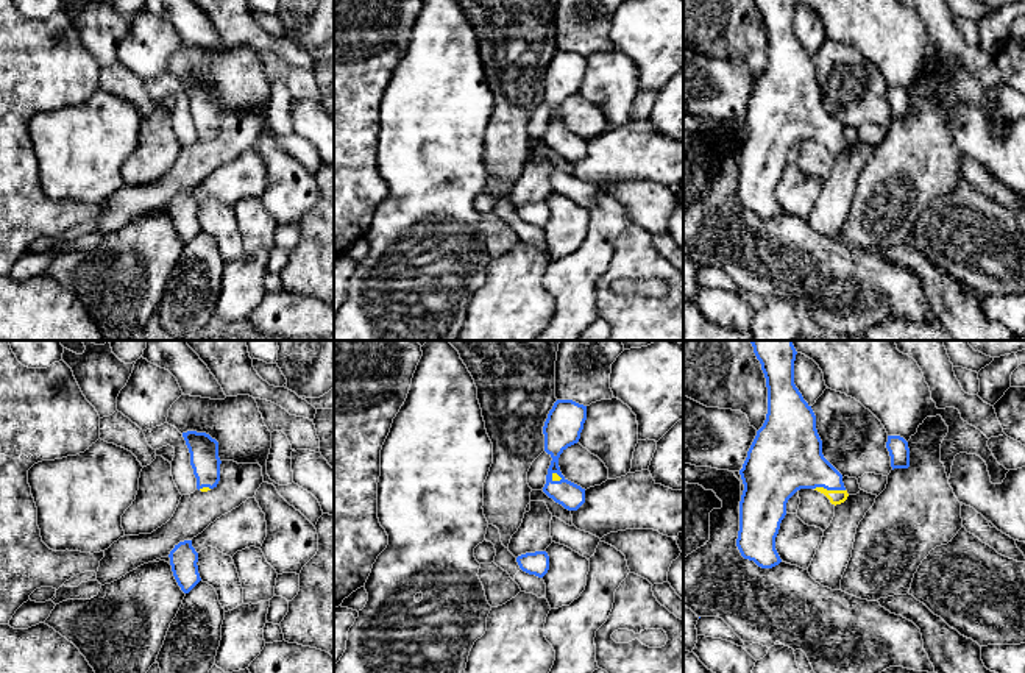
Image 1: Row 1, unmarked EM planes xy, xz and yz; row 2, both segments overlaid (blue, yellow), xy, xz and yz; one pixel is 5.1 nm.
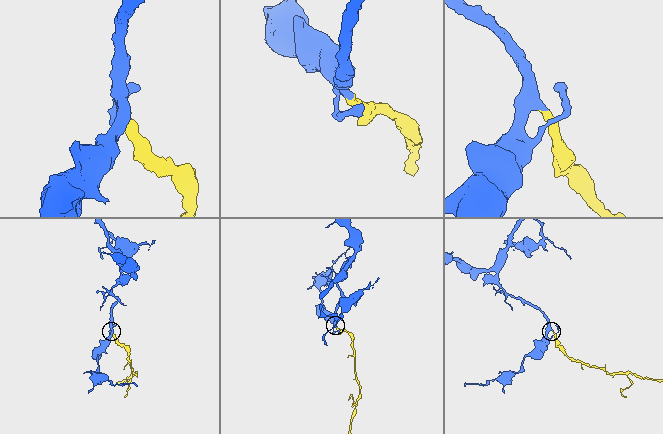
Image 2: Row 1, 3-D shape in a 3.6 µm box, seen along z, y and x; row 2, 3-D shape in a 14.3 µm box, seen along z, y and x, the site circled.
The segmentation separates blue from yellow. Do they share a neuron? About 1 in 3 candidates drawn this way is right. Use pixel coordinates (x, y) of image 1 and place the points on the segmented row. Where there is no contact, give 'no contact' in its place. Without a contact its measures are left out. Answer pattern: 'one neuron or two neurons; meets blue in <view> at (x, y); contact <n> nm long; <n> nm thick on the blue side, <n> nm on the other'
one neuron; meets blue in yz at (830, 489); contact 160 nm long; 320 nm thick on the blue side, 80 nm on the other

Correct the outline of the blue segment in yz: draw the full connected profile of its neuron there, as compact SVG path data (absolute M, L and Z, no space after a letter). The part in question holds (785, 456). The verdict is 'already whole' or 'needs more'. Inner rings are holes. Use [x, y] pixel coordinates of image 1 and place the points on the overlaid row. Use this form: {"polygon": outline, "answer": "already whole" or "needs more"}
{"polygon": "M750 340L750 344L766 378L768 414L739 470L744 490L739 501L736 547L744 559L754 561L761 568L772 568L782 562L775 537L786 515L786 503L797 490L814 489L835 506L844 503L849 493L842 475L824 458L816 415L794 384L797 351L793 340Z", "answer": "needs more"}

